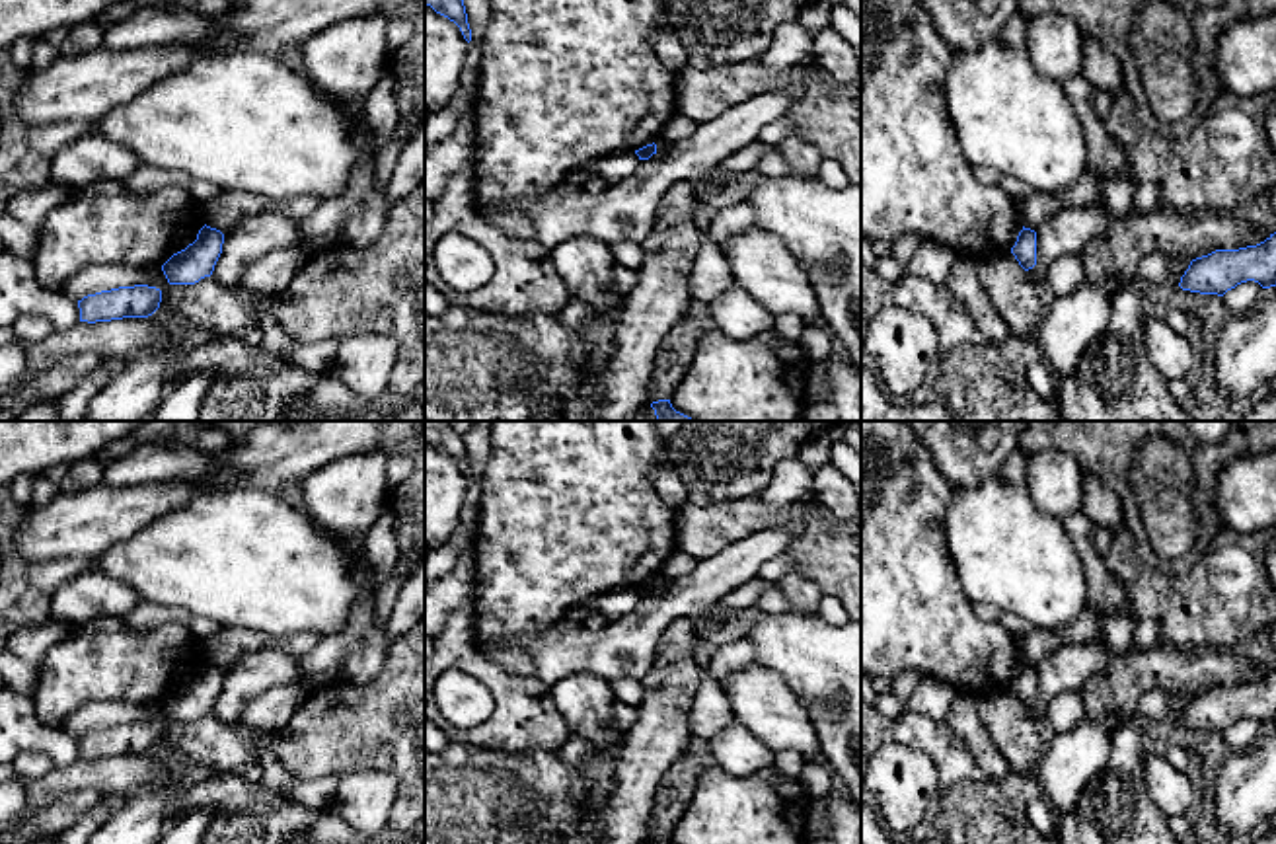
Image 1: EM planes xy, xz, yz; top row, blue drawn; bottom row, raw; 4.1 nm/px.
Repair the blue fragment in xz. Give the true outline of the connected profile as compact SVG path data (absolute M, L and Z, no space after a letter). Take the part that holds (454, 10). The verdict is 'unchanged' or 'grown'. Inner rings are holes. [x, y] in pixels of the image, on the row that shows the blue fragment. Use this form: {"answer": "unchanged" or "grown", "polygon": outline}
{"answer": "unchanged", "polygon": "M425 0L425 4L431 6L436 14L454 21L460 27L464 39L468 43L471 41L464 0Z"}

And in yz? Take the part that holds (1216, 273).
{"answer": "unchanged", "polygon": "M1276 232L1257 246L1216 249L1190 261L1181 277L1182 290L1223 296L1241 283L1276 287Z"}

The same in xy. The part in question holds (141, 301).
{"answer": "unchanged", "polygon": "M148 285L119 287L88 294L78 300L80 322L111 322L123 318L148 318L162 302L162 290Z"}

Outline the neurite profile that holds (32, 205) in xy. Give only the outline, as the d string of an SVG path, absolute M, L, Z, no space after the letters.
M49 179L10 197L6 212L23 226L37 232L43 226L47 214L55 207L70 201L74 193L76 191Z

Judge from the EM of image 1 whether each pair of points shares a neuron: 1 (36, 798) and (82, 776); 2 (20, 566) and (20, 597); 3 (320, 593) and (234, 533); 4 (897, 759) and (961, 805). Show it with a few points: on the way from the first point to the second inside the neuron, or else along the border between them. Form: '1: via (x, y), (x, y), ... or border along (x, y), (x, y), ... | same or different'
1: via (47, 790), (71, 778) | same
2: via (20, 574), (20, 589) | same
3: via (299, 577), (275, 572), (256, 554) | same
4: border along (912, 749), (938, 774), (938, 792), (918, 823) | different

